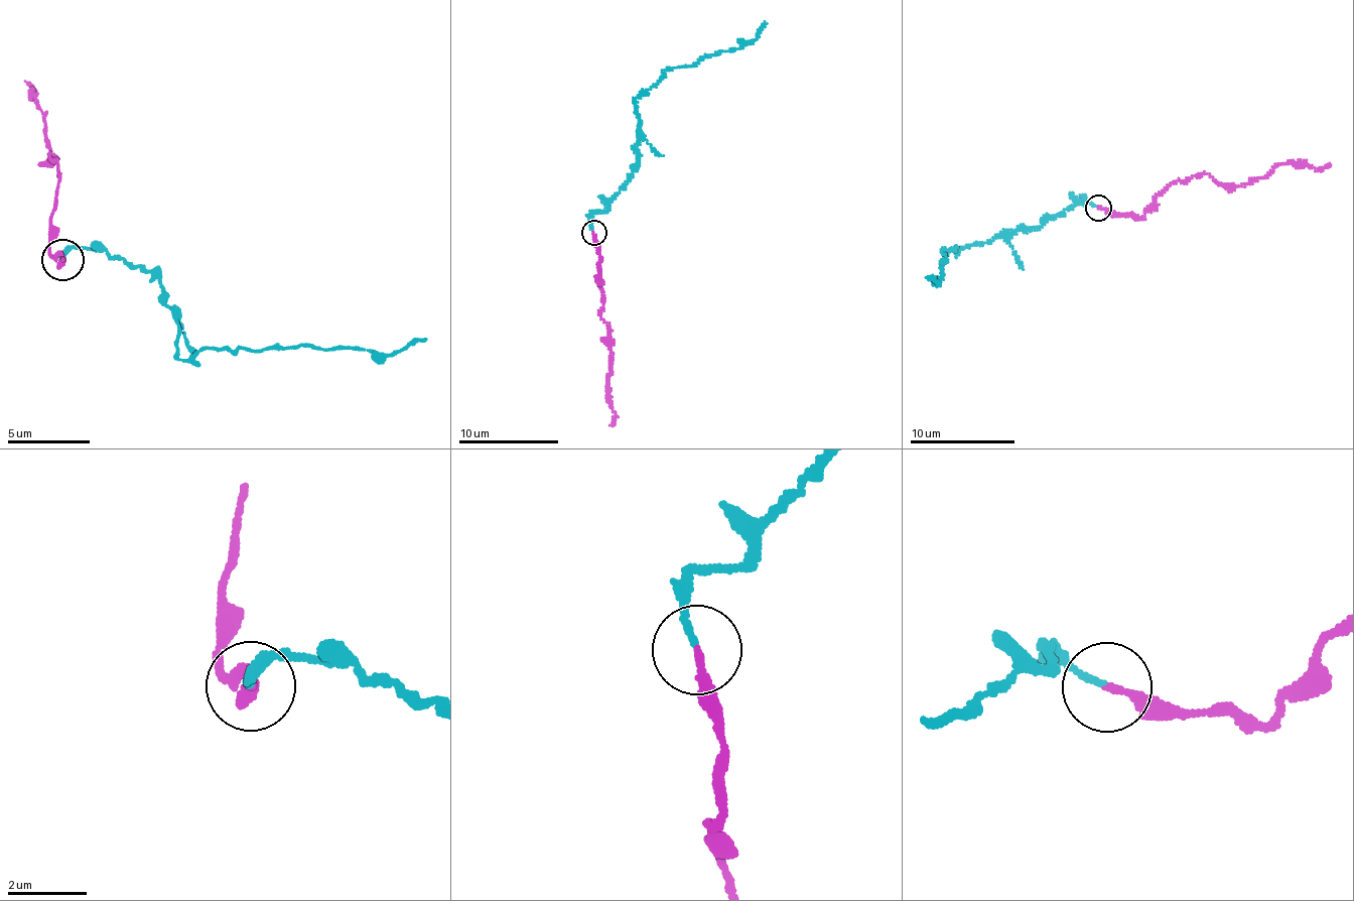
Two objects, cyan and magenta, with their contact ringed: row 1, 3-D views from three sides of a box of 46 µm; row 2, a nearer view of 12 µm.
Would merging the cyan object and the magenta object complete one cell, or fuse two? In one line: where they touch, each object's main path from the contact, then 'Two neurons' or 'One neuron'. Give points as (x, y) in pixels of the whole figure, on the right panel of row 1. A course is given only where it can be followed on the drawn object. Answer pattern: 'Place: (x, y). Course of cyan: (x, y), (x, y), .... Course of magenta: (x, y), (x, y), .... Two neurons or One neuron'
Place: (1098, 208). Course of cyan: (1098, 209), (1084, 199), (1039, 227), (943, 252), (948, 262), (942, 264), (940, 283), (926, 277). Course of magenta: (1098, 209), (1141, 216), (1156, 196), (1194, 175), (1241, 185), (1277, 164), (1329, 163). Two neurons

